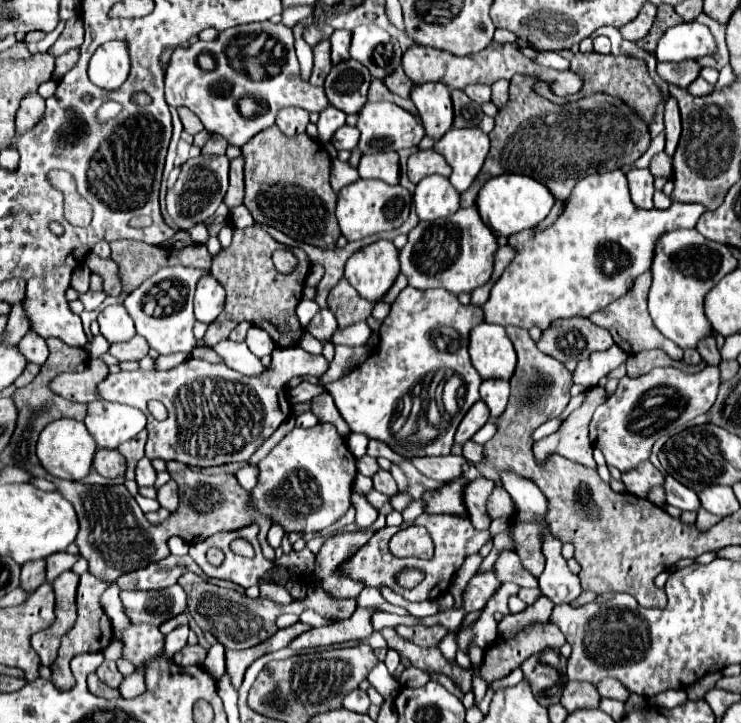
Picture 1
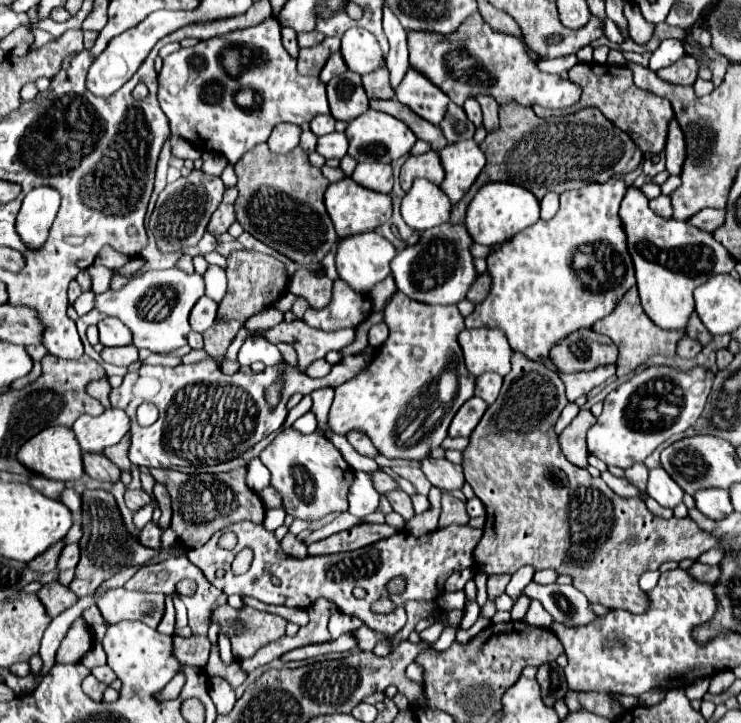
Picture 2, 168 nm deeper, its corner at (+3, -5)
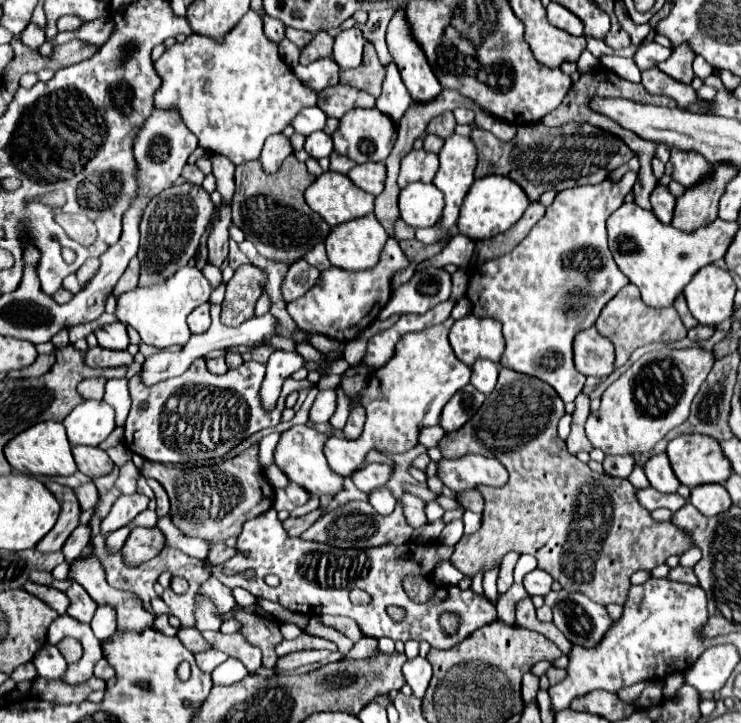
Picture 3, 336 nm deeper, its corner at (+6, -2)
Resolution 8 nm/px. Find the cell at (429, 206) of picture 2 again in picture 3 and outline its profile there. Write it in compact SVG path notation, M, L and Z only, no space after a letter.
M413 182L399 194L401 220L413 228L433 226L443 212L443 194L433 184Z

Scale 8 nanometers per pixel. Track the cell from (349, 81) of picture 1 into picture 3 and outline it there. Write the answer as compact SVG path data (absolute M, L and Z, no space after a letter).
M331 86L319 92L317 106L331 118L341 118L345 112L353 108L373 108L375 98L363 90L357 90L353 86Z

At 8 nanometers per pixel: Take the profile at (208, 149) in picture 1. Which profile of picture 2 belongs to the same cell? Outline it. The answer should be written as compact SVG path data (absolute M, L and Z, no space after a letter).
M212 151L202 153L202 161L204 161L202 171L204 171L204 173L208 173L208 175L220 175L220 173L224 171L226 163L228 163L224 157L220 157L220 155L212 153Z

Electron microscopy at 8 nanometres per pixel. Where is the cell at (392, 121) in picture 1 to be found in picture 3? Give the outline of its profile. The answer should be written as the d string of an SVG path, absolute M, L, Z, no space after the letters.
M355 108L349 110L341 120L339 128L331 134L333 138L333 150L337 154L349 156L353 162L363 164L363 162L385 162L393 148L393 134L395 134L395 124L383 116L377 108Z

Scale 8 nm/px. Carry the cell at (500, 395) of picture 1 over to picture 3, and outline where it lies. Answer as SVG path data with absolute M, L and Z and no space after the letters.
M477 360L477 364L473 364L471 370L473 370L471 384L483 394L491 394L495 388L495 382L497 382L499 364L493 360Z

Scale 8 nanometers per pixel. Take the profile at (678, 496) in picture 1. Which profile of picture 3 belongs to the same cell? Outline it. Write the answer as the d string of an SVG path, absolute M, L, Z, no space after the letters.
M665 452L653 454L643 468L645 468L645 474L647 474L647 478L649 478L649 482L651 482L651 486L655 490L665 492L665 494L677 492L677 488L679 488L681 482L673 474L671 464L669 464L669 458L667 458Z

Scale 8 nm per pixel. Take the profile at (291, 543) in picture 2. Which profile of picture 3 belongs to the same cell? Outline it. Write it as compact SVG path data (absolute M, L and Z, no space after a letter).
M317 508L305 516L299 516L299 518L289 516L287 520L283 520L283 528L287 530L289 536L301 536L309 528L309 524L313 524L321 514L323 514L323 508Z

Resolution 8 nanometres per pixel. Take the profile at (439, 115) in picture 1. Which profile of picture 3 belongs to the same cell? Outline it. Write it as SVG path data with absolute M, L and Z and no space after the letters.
M399 8L389 22L387 46L411 98L417 102L433 100L441 92L441 84L405 20L405 8Z

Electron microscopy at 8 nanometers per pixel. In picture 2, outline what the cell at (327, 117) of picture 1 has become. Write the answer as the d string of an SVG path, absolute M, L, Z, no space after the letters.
M316 115L316 119L310 121L310 129L318 137L332 133L334 131L334 125L336 125L336 119L332 119L332 115Z

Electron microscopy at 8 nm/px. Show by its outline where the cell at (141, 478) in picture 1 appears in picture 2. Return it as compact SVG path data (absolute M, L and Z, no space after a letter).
M128 489L126 495L124 495L124 499L126 499L126 505L132 511L140 509L144 503L150 503L150 495L144 489Z

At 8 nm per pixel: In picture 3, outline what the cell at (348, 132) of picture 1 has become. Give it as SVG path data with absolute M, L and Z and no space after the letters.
M323 130L321 132L313 132L305 138L305 152L311 156L311 158L323 158L323 156L329 156L333 152L333 140L331 136L327 136Z

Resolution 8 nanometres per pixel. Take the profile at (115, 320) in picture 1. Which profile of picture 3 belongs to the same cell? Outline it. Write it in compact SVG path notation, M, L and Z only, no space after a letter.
M121 322L101 326L99 330L95 330L95 336L97 336L99 346L107 348L107 350L127 350L127 346L129 346L127 328Z

